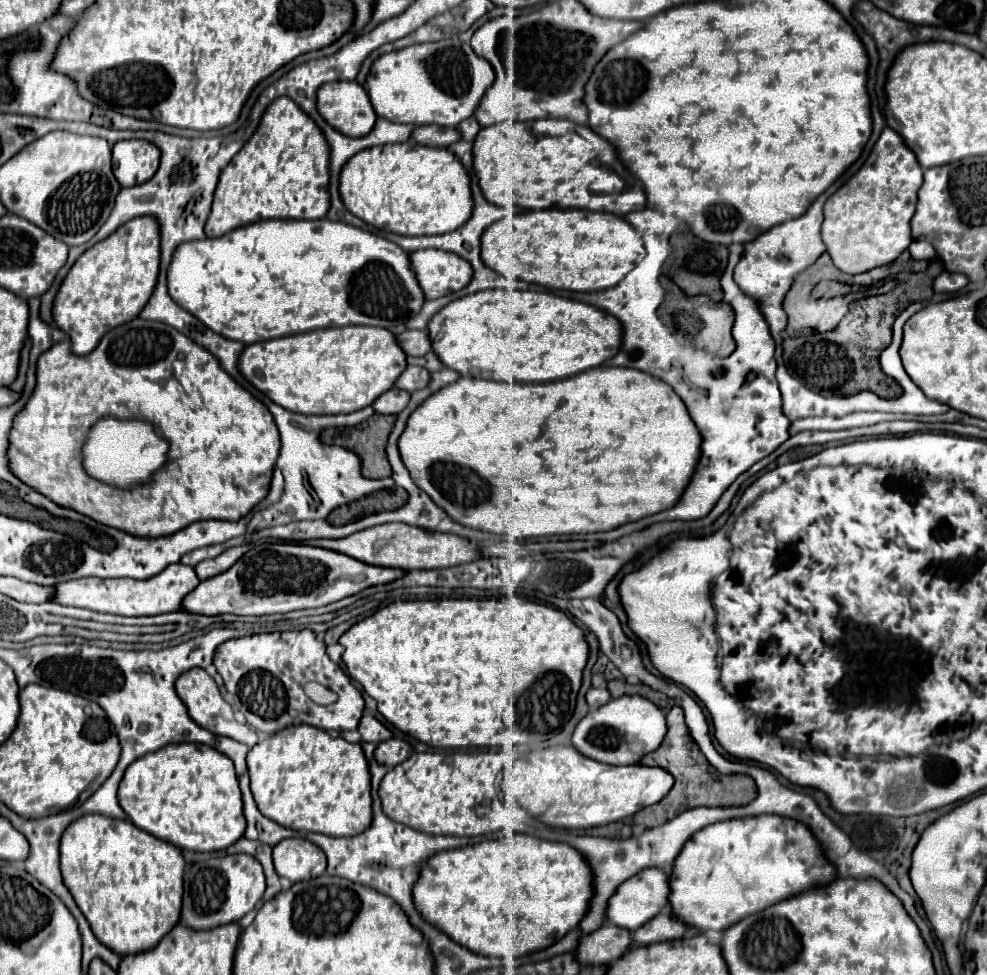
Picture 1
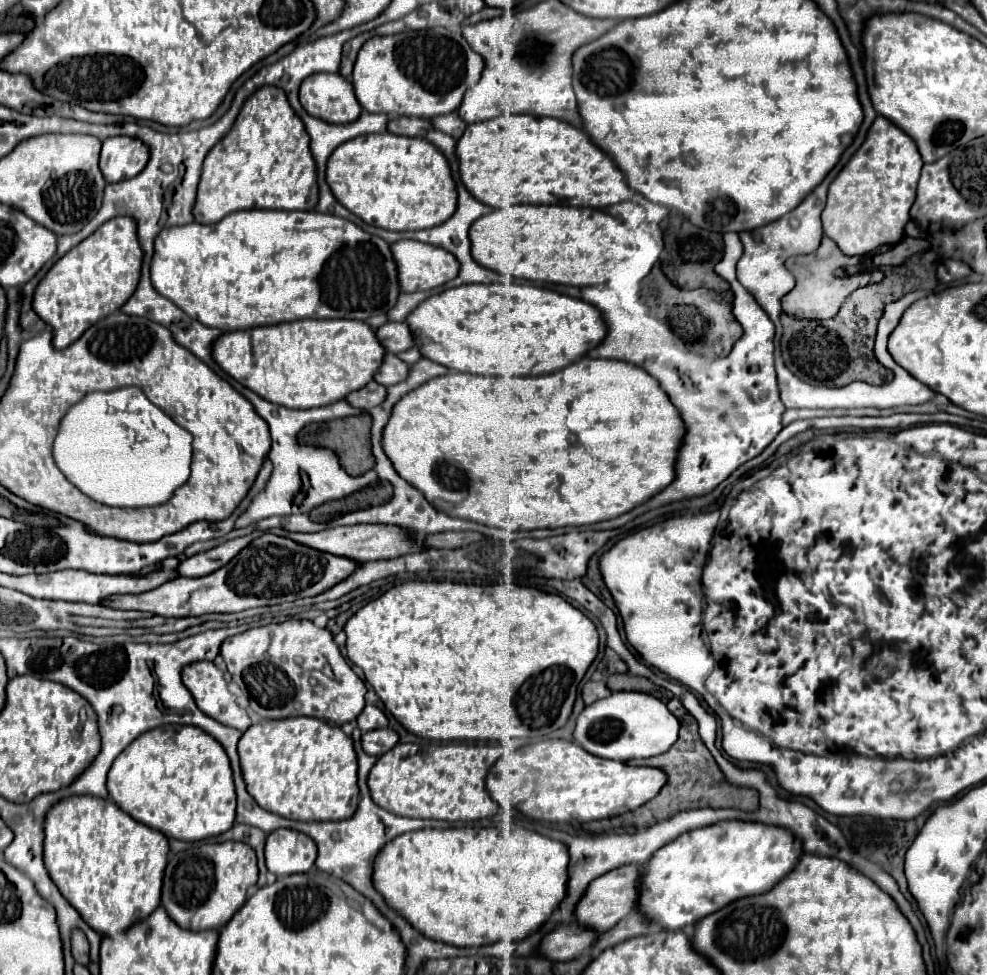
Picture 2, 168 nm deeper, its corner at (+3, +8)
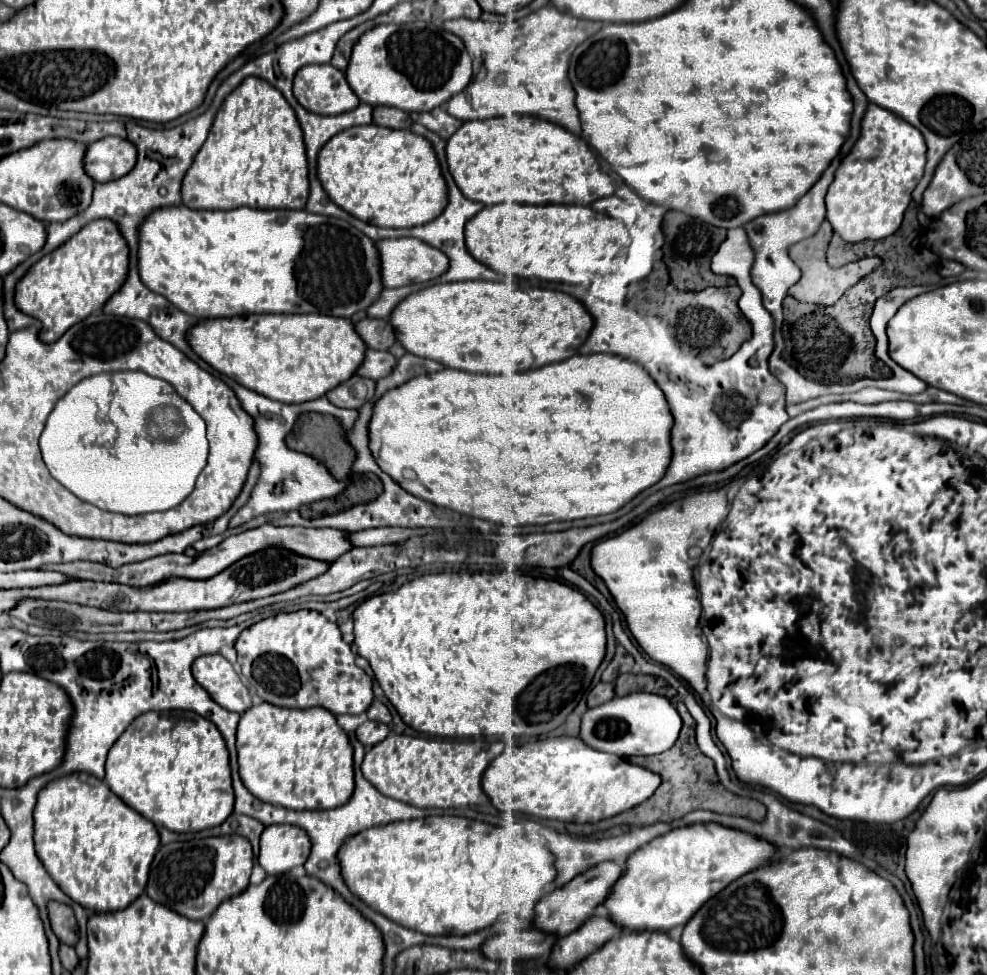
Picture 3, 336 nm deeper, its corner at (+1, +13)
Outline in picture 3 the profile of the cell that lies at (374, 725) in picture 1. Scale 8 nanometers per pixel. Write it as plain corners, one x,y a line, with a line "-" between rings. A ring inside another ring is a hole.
373,701
371,703
371,707
367,709
367,717
371,719
371,721
379,721
379,723
391,723
391,713
389,713
389,709
381,703
381,701

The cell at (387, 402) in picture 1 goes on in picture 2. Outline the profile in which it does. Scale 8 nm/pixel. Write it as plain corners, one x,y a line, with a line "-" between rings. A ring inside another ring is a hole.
369,382
365,384
363,388
347,394
347,402
353,406
353,408
361,408
361,410
369,410
373,406
379,406
383,400
385,400
385,394
387,394
387,388
377,384
377,382

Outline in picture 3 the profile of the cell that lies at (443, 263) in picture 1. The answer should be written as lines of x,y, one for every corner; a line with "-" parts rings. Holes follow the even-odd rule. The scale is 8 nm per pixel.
409,237
383,239
379,241
379,251
383,257
383,285
385,287
403,287
411,283
425,283
425,281
441,277
445,269
449,267
449,259
443,251
419,239
409,239

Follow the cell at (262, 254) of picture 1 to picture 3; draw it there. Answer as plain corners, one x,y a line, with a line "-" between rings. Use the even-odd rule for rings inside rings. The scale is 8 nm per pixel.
185,205
179,207
163,207
157,213
151,213
147,221
139,227
139,275
141,281
155,293
169,297
169,301
185,311
187,315
199,317
199,319
219,319
219,317
237,317
237,315
255,315
255,313
323,313
323,315
335,315
335,317
353,317
357,311
365,311
369,305
373,305
381,291
383,291
383,279
381,279
381,259
379,249
373,239
369,239
365,233
355,229
351,223
317,215
309,211
285,211
285,209
251,209
251,207
237,207
229,211
191,211

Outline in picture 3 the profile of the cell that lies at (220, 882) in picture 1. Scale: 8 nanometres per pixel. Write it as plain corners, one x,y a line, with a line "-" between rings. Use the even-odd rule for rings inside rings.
241,835
209,837
193,843
177,841
159,847
155,861
151,865
145,893
153,901
173,909
175,913
187,919
207,921
223,901
247,889
251,869
253,869
253,849
251,843

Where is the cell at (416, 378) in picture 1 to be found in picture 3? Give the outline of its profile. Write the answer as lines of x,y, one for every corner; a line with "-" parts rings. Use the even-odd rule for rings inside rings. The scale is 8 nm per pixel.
367,349
365,353
365,361
363,365
359,367
359,375
361,377
369,377
373,381
381,379
381,377
387,377
393,373
397,365
397,359
389,353
389,351
375,351
375,349

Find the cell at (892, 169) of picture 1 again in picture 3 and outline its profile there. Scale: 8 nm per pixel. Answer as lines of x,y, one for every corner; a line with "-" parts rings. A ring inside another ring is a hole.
871,103
861,121
861,137
835,171
835,181
825,197
827,221
833,231
847,243
893,235
901,227
911,193
923,177
925,151
923,135
913,125

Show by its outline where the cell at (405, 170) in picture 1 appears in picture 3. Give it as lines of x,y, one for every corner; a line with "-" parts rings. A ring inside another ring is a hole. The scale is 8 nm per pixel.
377,125
349,127
347,131
331,137
319,151
317,175
333,203
339,203
353,217
359,217
361,221
373,223
377,227
423,225
439,217
439,213
443,213
447,207
447,183
443,179
435,149
425,137
411,131
397,131

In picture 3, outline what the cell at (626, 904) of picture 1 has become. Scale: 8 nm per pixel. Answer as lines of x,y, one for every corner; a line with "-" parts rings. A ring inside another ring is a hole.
605,861
605,863
595,865
595,869
581,873
579,877
575,877
575,881
569,881
565,887
555,889
551,895
545,895
535,907
535,927
541,931
547,931
547,933
557,933
561,937
573,933
593,915
593,911
601,903
605,903
605,899
609,897
613,885
621,877
621,873
623,873
621,865
617,865
615,861

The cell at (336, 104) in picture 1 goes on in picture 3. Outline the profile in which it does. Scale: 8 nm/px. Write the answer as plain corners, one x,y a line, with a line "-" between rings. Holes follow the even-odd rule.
307,65
299,69
293,93
307,111
317,115
341,115
359,105
345,73
333,65

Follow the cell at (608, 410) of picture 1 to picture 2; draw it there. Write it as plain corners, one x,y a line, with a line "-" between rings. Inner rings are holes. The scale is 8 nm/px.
579,358
577,362
569,364
567,368
545,374
545,376
473,376
473,374
463,374
463,372
449,372
445,376
431,378
417,390
407,392
391,410
389,422
385,424
383,430
383,450
393,468
405,482
415,486
423,496
433,504
437,510
457,516
457,518
467,518
485,526
495,526
503,528
509,532
519,532
519,530
537,530
537,528
563,528
563,526
585,526
585,524
595,524
603,520
617,518
635,506
643,504
663,488
667,488
673,478
675,478
675,460
677,460
677,450
681,448
681,438
683,438
683,422
679,418
679,410
671,404
667,394
661,390
659,382
649,376
645,370
639,366
633,366
629,362
621,360
593,360
593,358

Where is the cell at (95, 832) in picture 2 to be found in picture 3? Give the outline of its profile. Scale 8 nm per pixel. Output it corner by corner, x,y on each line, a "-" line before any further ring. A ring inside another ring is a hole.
87,773
51,781
37,797
37,855
61,891
91,913
125,909
145,891
159,843
159,833
151,821
135,813
103,781

